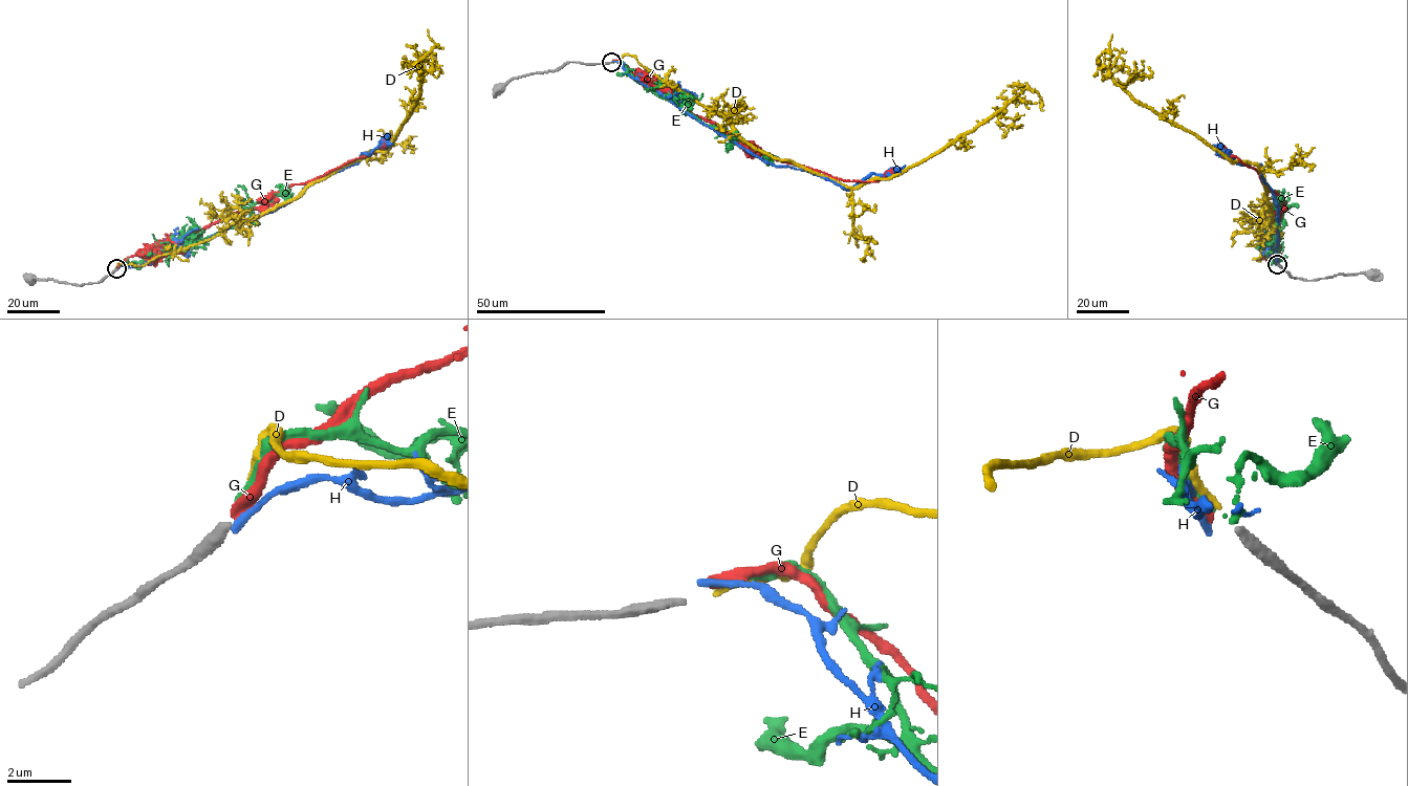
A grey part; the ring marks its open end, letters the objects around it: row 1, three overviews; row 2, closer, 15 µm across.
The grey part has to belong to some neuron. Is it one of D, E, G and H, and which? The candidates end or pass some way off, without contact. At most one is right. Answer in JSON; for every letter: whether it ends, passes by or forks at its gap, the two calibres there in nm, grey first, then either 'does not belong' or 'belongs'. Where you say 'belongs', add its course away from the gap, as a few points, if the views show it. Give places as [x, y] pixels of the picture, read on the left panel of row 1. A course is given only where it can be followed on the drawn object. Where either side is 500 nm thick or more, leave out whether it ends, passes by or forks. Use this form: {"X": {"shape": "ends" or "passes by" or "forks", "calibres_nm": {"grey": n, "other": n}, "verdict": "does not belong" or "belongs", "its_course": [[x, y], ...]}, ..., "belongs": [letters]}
{"D": {"shape": "ends", "calibres_nm": {"grey": 280, "other": 200}, "verdict": "does not belong"}, "E": {"shape": "ends", "calibres_nm": {"grey": 280, "other": 240}, "verdict": "belongs", "its_course": [[116, 267], [122, 262], [141, 261], [215, 235], [256, 202], [267, 201], [280, 192], [282, 186], [276, 186]]}, "G": {"shape": "ends", "calibres_nm": {"grey": 280, "other": 320}, "verdict": "does not belong"}, "H": {"shape": "ends", "calibres_nm": {"grey": 280, "other": 240}, "verdict": "does not belong"}, "belongs": ["E"]}

